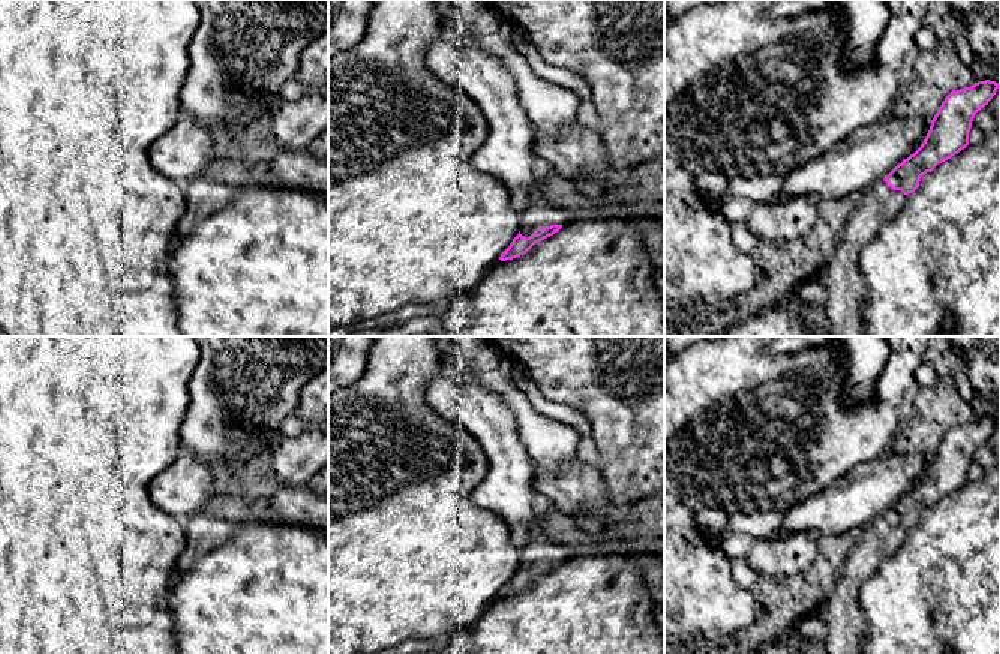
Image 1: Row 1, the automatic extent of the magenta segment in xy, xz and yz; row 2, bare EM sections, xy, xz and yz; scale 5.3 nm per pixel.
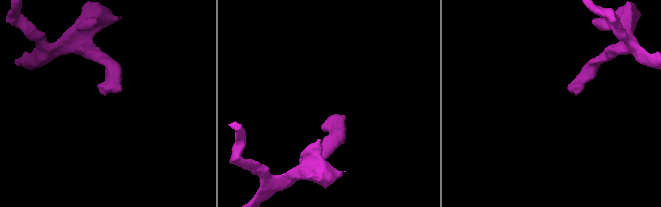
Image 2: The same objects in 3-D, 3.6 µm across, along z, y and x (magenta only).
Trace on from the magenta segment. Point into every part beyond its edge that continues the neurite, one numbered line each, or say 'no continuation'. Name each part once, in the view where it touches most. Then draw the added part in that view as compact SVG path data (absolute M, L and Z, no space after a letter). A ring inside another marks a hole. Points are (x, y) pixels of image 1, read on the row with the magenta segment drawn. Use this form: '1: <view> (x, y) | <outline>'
1: xz (540, 212) | M546 198L528 202L520 218L520 234L523 237L529 237L540 226L565 225L570 220L568 213L553 207Z

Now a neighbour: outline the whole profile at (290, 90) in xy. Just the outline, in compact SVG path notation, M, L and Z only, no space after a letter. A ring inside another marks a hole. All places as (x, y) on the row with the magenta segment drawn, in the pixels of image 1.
M295 78L285 81L280 86L280 98L283 102L297 100L303 96L304 86L298 82Z

